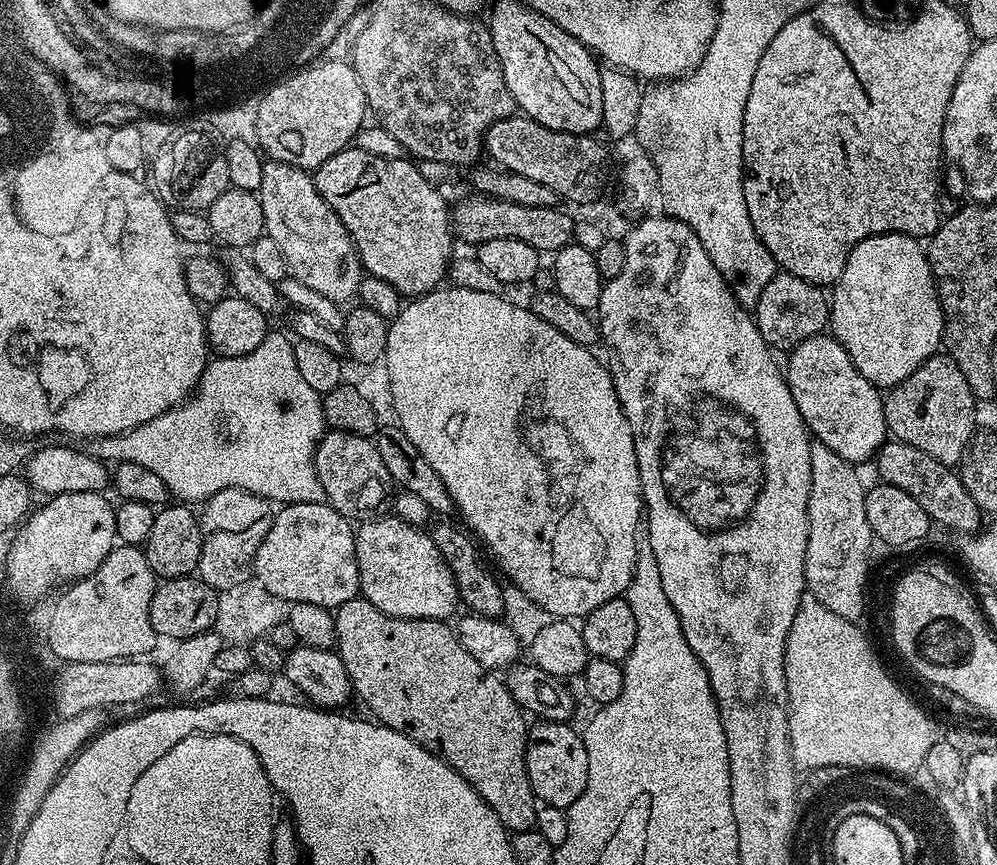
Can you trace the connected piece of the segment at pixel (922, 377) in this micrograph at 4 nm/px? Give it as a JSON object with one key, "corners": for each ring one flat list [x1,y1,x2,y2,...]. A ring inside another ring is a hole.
{"corners":[[947,354,931,356,910,378,906,378,884,396,884,420,888,424,888,431,893,437,910,446,918,446,922,454,930,454,930,458,938,458,938,462,949,466,959,465,968,449,968,443,978,431,976,425,976,407,978,401,970,390,970,382,958,370,958,362,954,362]]}

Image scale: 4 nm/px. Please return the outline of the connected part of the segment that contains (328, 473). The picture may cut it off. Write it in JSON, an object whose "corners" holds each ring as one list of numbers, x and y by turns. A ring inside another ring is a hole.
{"corners":[[325,431,322,439,316,441,316,473,318,482,322,482,325,501,338,510,338,514,347,516,353,522,375,517,387,500,389,503,394,492,392,479,375,443,369,437,358,434]]}

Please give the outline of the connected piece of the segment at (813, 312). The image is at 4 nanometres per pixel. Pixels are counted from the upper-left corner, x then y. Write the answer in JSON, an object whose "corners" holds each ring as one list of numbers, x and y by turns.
{"corners":[[780,270,766,282,766,290,762,290,762,298,758,298,754,309,754,319,769,348,791,350,806,338,821,335,829,327,830,300,823,287]]}

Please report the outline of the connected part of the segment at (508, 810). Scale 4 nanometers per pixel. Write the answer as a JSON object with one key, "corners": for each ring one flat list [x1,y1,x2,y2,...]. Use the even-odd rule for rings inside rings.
{"corners":[[363,598,346,602,342,607,335,609,334,615,336,617,335,651,339,652,342,662,346,666,346,674,352,683,353,693,357,697,360,695,361,702,373,712,371,715,379,723,384,724,388,728,398,730,402,734,406,734,406,738,418,742,418,746,430,750,435,756,442,757,491,806,494,814,501,820,509,833,515,834,517,832,533,831,536,827,538,801,536,795,532,792,530,778,526,774,526,762,524,761,524,751,528,745,528,729,530,724,529,721,524,721,526,719,526,713,520,705,514,702,507,683,501,677,499,680,496,677,499,675,495,671,484,668,482,663,478,662,465,649,451,623,443,620,407,620,401,616,391,616,382,610,378,610,378,606,374,606,370,601]]}

